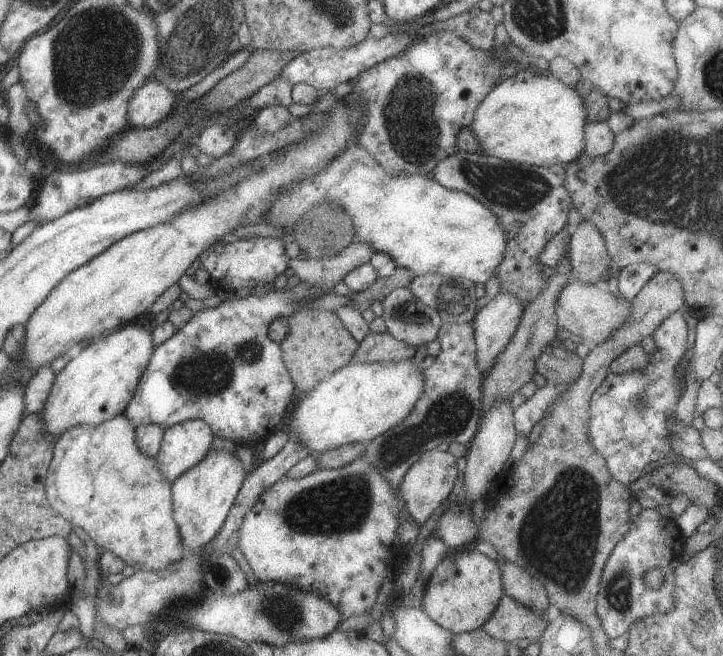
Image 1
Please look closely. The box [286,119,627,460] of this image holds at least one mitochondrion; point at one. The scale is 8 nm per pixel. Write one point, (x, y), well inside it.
(518, 189)

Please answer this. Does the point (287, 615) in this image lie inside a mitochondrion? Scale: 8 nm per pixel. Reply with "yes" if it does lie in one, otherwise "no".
yes

